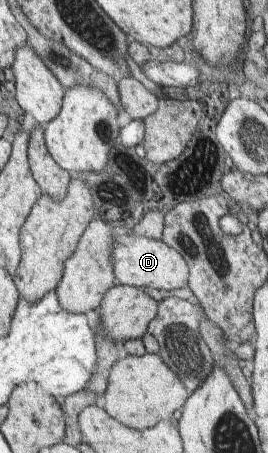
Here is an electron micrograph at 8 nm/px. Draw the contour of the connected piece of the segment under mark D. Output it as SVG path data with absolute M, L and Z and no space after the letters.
M121 228L112 248L115 284L134 287L150 286L157 290L175 290L188 286L189 265L187 261L162 240L138 237Z

